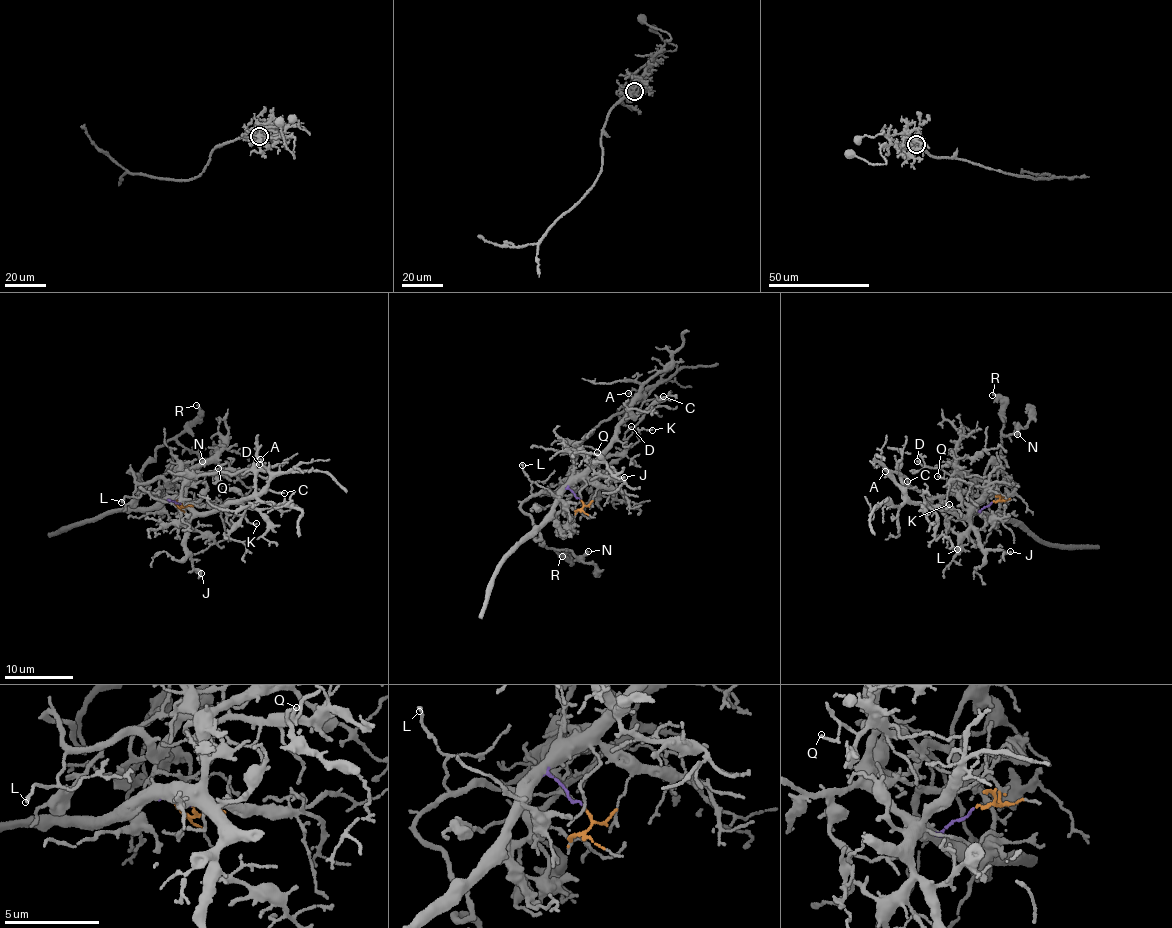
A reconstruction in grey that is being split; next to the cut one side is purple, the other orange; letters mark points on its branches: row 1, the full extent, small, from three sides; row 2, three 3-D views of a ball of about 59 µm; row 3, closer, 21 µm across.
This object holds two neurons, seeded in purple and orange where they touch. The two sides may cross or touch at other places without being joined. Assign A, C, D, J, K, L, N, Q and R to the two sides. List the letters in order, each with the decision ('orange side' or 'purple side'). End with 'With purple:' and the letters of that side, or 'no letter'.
A: purple side
C: purple side
D: orange side
J: purple side
K: orange side
L: orange side
N: orange side
Q: orange side
R: orange side
With purple: A, C, J

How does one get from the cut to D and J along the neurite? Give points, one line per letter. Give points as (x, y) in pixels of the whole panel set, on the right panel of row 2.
D: (993, 501), (1000, 501), (997, 492), (978, 495), (977, 488), (965, 473), (950, 463), (934, 468), (916, 460)
J: (992, 502), (971, 512), (969, 524), (981, 547), (1009, 551)

